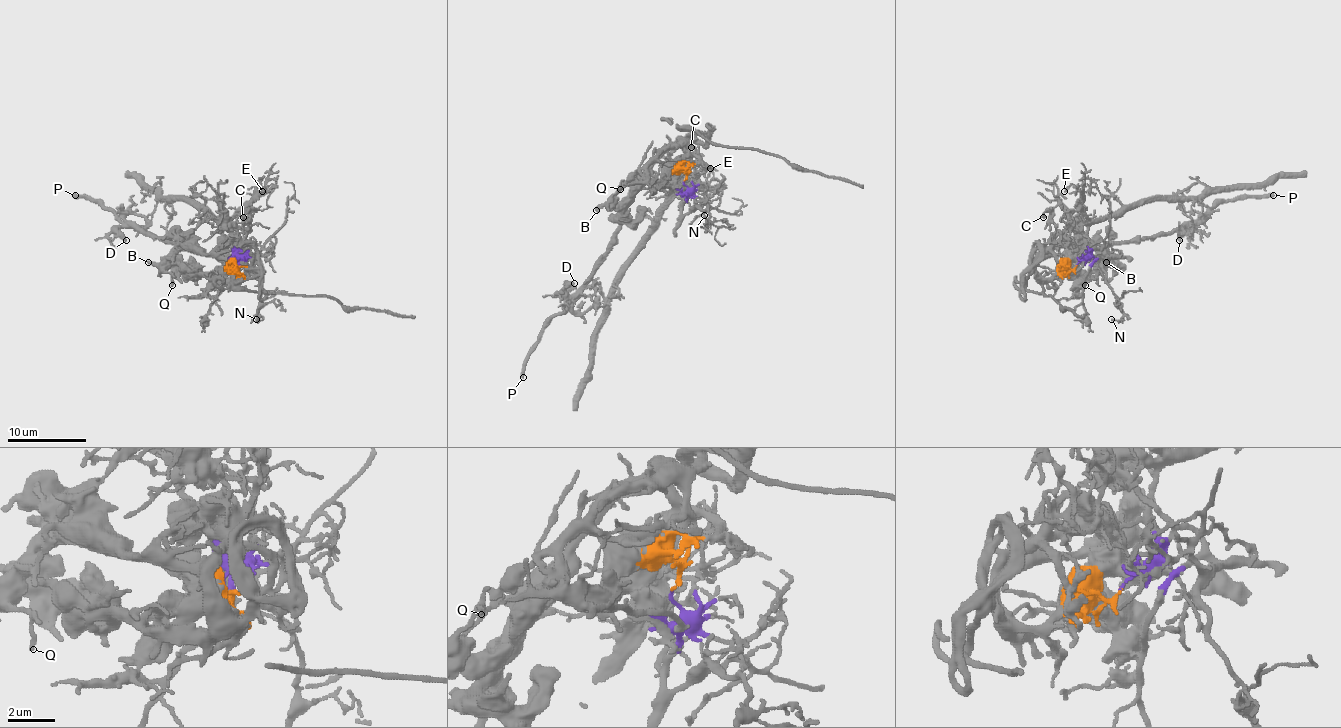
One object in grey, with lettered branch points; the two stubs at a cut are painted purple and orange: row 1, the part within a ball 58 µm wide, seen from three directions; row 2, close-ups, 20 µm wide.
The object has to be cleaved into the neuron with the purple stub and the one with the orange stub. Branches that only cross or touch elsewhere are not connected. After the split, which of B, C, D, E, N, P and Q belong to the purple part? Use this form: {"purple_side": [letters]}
{"purple_side": ["E", "N"]}

